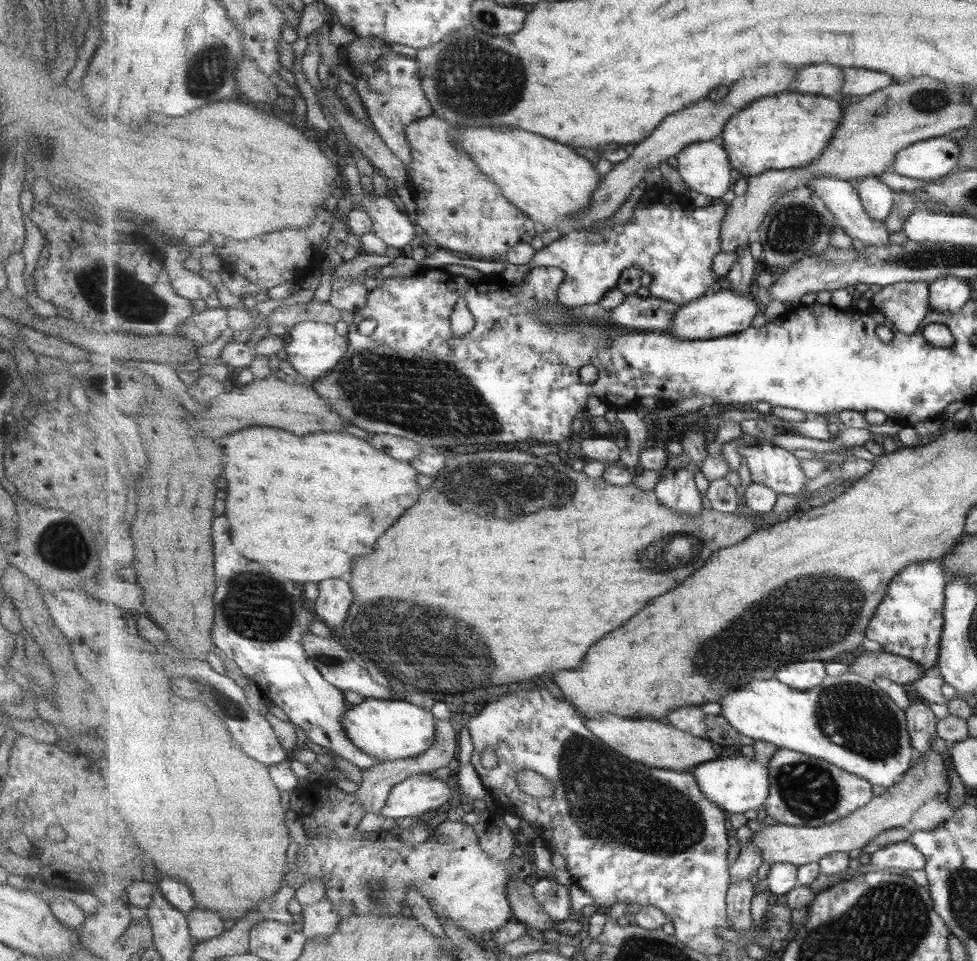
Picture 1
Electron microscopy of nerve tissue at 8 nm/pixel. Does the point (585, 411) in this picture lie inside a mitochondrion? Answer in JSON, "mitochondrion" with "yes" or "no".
{"mitochondrion":"no"}

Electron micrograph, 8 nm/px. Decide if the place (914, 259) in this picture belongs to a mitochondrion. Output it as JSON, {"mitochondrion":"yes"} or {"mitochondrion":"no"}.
{"mitochondrion":"yes"}

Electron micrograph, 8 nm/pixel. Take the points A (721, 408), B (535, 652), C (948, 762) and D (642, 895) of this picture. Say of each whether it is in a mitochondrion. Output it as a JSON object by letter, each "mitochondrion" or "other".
{"A":"other","B":"other","C":"other","D":"other"}

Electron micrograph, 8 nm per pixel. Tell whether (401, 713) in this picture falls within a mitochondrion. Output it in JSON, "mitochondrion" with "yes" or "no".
{"mitochondrion":"no"}

